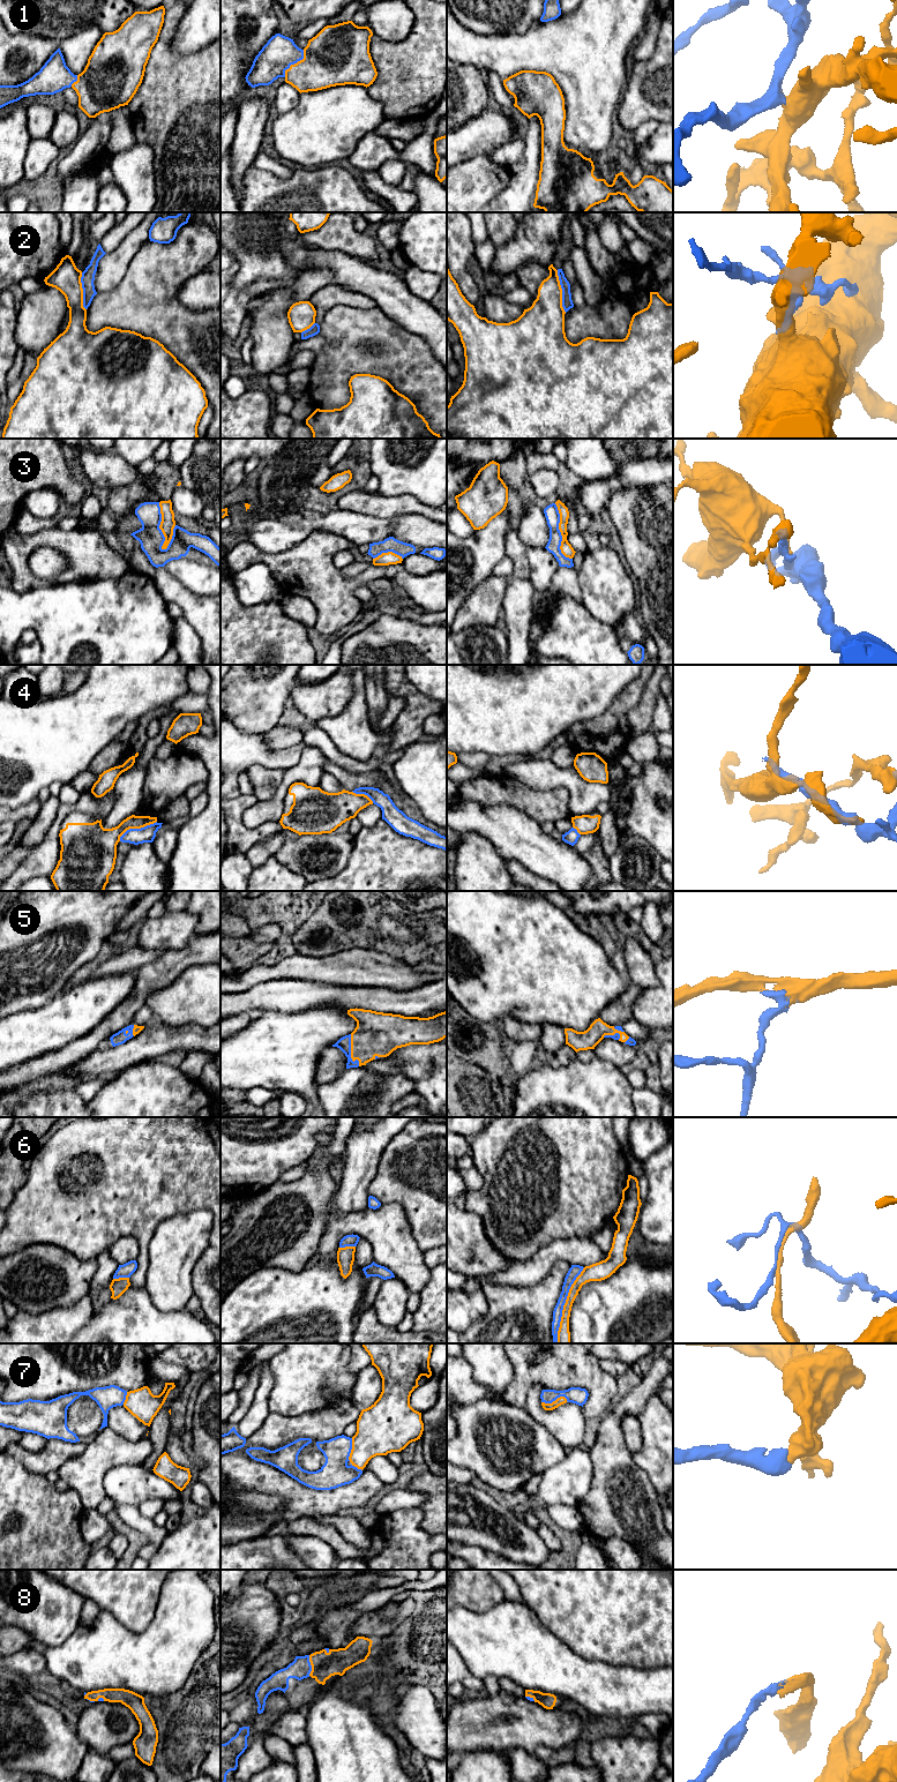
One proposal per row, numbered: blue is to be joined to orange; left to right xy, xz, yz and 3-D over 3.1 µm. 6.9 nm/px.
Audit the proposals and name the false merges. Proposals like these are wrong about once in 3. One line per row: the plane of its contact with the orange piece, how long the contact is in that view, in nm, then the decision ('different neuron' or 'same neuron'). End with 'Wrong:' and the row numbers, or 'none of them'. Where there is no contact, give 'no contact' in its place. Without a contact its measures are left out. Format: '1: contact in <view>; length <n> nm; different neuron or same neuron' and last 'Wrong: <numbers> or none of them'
1: contact in xz; length 240 nm; same neuron
2: contact in yz; length 300 nm; different neuron
3: contact in xy; length 340 nm; different neuron
4: contact in xy; length 300 nm; different neuron
5: contact in xz; length 240 nm; same neuron
6: contact in yz; length 550 nm; different neuron
7: contact in yz; length 190 nm; same neuron
8: contact in xz; length 140 nm; same neuron
Wrong: 2, 3, 4, 6

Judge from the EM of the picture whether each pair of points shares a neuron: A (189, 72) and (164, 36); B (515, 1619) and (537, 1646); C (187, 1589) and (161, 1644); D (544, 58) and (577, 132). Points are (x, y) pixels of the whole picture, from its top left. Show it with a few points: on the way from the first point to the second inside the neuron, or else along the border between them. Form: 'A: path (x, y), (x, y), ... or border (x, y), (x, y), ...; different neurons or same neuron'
A: path (180, 66), (164, 50), (164, 45); same neuron
B: path (517, 1626), (530, 1639); same neuron
C: path (185, 1603), (184, 1620), (174, 1630); same neuron
D: path (562, 74), (577, 89), (577, 113); same neuron

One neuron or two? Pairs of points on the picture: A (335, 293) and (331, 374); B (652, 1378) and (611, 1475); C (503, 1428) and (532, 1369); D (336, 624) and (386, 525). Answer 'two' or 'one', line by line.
A: two
B: one
C: two
D: two

